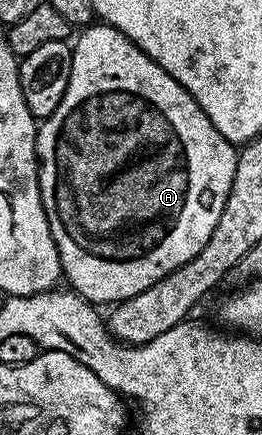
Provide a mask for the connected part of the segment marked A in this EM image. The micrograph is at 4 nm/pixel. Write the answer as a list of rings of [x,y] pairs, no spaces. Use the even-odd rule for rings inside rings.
[[[91,25],[79,30],[77,35],[72,43],[72,73],[68,89],[64,89],[64,97],[60,97],[56,113],[41,120],[38,129],[38,184],[44,213],[58,246],[65,282],[70,282],[71,284],[67,284],[89,303],[117,305],[128,297],[136,297],[136,293],[144,293],[149,287],[156,285],[156,281],[168,277],[168,273],[192,261],[192,257],[196,257],[196,253],[200,253],[200,249],[208,245],[212,229],[216,229],[216,221],[220,221],[220,213],[224,213],[224,201],[228,201],[228,193],[232,189],[232,181],[238,168],[238,151],[235,144],[228,142],[220,129],[212,125],[198,102],[173,77],[164,73],[164,69],[160,69],[156,61],[149,59],[127,35],[120,33],[115,27],[105,25]]]

